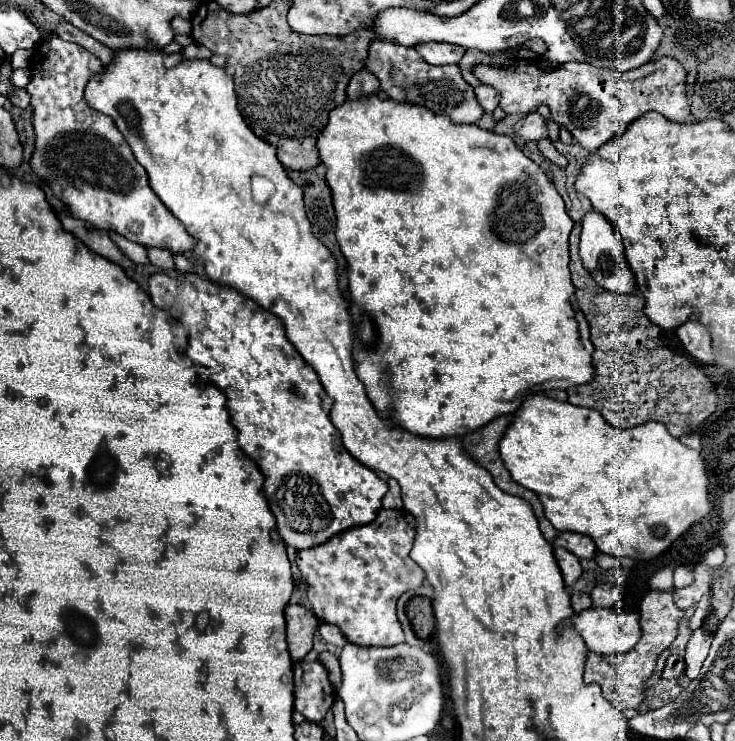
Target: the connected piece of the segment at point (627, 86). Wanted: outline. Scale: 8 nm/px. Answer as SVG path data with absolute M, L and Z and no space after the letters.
M670 57L650 61L646 65L646 77L640 79L636 79L634 71L618 73L612 69L590 67L586 63L564 63L550 71L540 69L536 63L516 63L508 69L478 65L474 73L482 83L500 91L500 107L506 113L530 113L542 103L548 105L552 121L566 127L576 143L590 153L600 149L610 139L620 137L632 121L648 111L658 111L674 123L684 123L690 115L686 71Z

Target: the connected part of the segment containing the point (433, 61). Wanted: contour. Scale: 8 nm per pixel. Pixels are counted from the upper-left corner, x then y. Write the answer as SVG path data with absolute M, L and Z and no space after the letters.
M418 43L416 51L430 65L450 65L458 63L464 55L464 49L450 43Z

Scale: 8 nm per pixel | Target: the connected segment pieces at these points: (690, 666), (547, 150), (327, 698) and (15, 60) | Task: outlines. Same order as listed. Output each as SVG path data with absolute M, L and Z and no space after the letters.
M702 627L692 633L692 637L686 645L686 657L684 657L688 679L694 681L698 677L698 671L708 655L708 649L710 649L710 641L712 641L712 635L706 635L706 631L702 631Z
M542 139L542 141L538 141L538 149L540 149L540 153L542 153L546 159L550 159L552 163L556 163L558 167L566 167L566 165L568 165L566 157L562 157L562 155L554 149L554 145L552 145L550 139Z
M320 661L294 663L294 711L320 723L336 699L328 671Z
M16 51L12 55L12 69L20 69L20 67L28 67L30 63L30 57L32 57L32 51Z

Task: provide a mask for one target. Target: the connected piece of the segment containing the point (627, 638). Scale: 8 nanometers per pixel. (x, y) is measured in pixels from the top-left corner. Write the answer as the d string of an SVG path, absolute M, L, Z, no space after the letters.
M586 609L574 615L572 623L590 651L600 655L628 653L641 637L638 611L620 609Z

